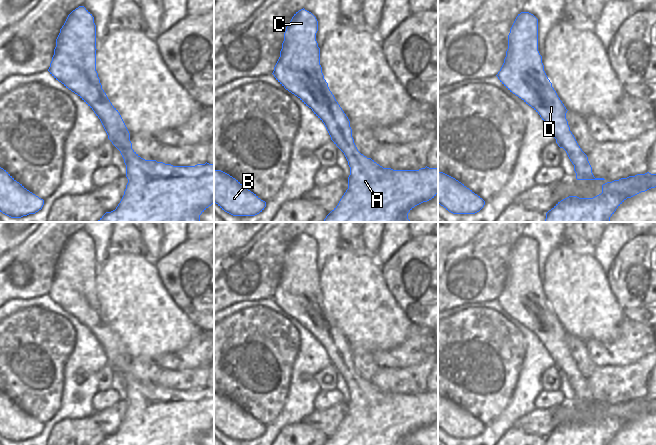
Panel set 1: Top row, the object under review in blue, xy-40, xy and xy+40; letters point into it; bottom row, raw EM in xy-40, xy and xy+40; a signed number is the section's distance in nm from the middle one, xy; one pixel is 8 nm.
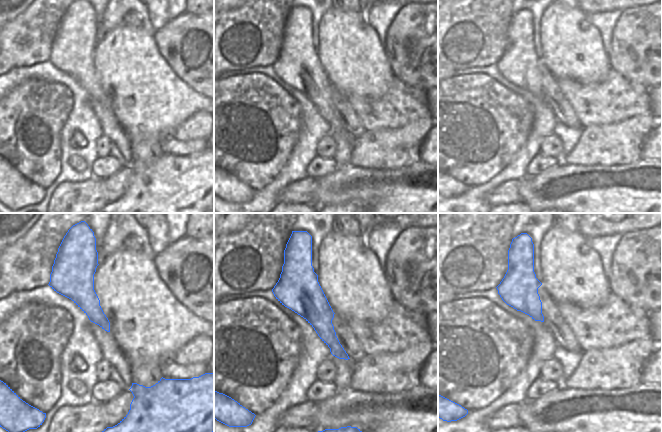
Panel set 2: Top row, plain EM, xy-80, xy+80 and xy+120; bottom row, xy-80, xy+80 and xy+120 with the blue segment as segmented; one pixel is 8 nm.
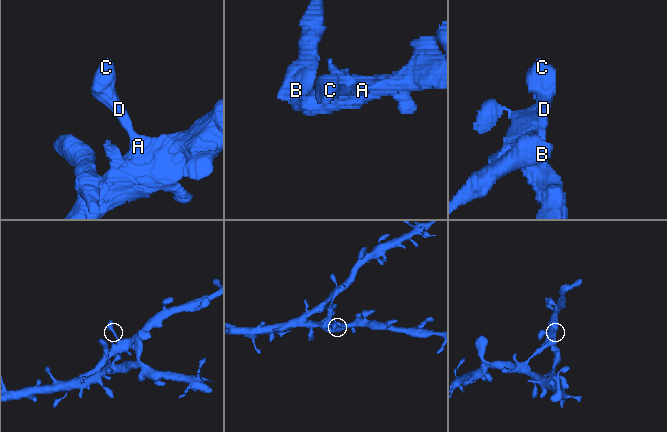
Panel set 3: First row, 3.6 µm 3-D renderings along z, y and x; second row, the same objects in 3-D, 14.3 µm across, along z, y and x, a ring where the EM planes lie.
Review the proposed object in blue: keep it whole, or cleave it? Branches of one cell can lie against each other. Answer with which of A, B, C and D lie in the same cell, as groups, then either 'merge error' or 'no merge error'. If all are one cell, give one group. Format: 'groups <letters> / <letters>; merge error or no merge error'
groups A B C D; no merge error

